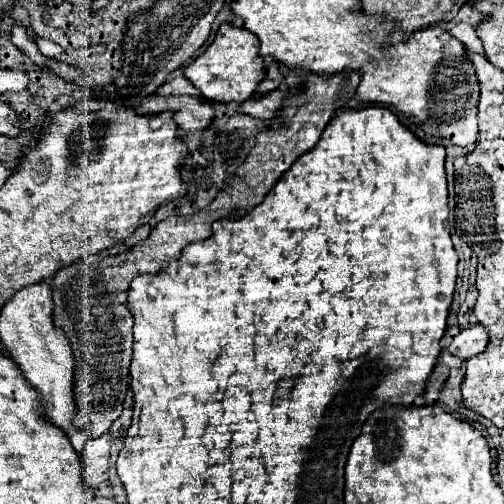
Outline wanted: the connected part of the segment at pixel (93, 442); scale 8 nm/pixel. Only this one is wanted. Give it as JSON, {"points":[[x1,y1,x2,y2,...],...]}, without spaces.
{"points":[[102,435,90,439,82,455,82,479,86,485,96,487,108,479,108,459,110,459,112,435]]}

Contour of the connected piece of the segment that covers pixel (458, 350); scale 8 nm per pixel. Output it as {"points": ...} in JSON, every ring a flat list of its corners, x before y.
{"points":[[474,325,474,327,470,327,470,329,460,331,460,333,452,339,448,351,450,351,452,355,458,355,460,359,466,361,466,359,470,359,472,355,482,353,482,349,486,347,486,341,488,341,486,329,482,329,480,325]]}

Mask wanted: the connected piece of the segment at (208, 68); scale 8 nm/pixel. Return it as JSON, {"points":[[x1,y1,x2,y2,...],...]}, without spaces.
{"points":[[222,23,212,45,184,67,184,75,210,101,242,103,256,91,256,85,264,79,264,59,260,57,258,49,260,41,254,33,230,23]]}

